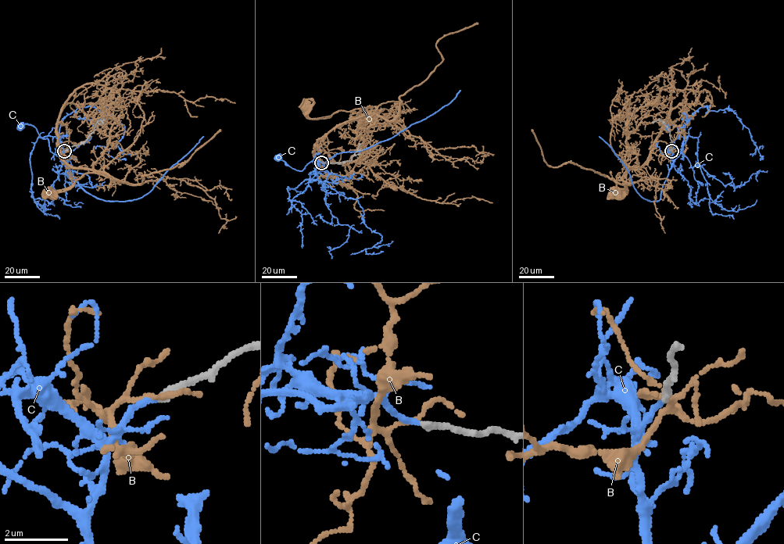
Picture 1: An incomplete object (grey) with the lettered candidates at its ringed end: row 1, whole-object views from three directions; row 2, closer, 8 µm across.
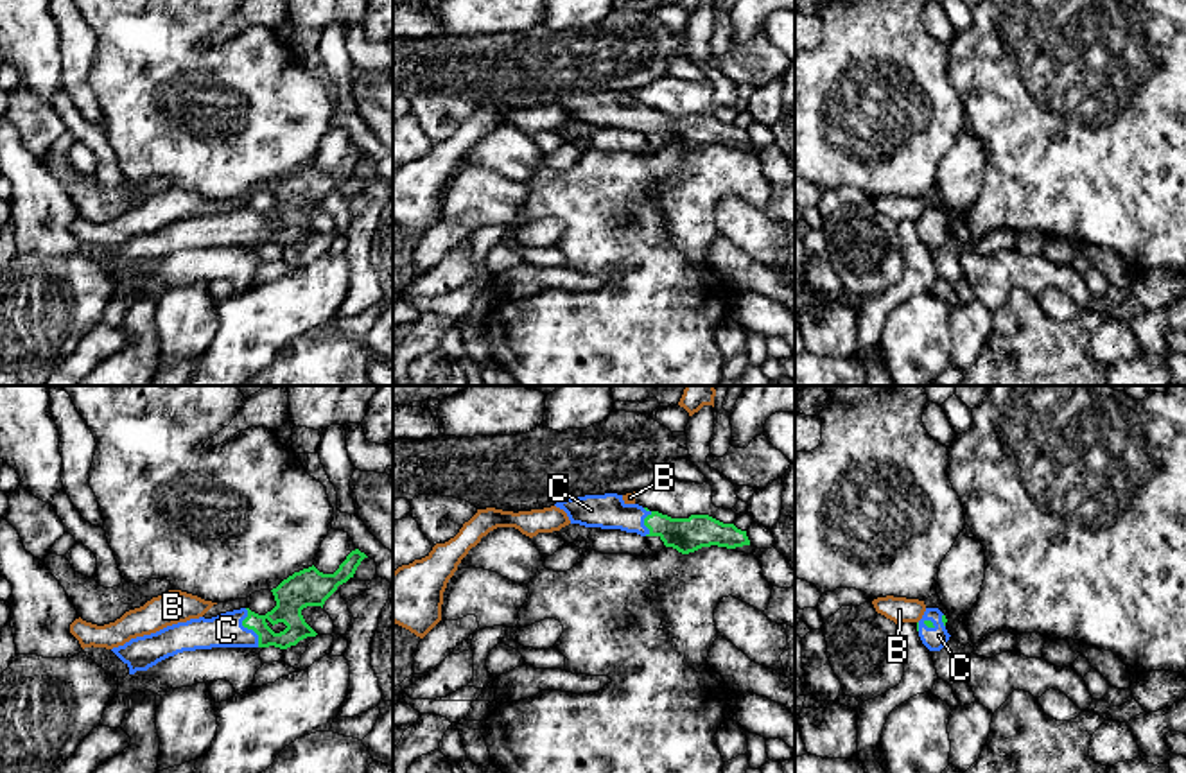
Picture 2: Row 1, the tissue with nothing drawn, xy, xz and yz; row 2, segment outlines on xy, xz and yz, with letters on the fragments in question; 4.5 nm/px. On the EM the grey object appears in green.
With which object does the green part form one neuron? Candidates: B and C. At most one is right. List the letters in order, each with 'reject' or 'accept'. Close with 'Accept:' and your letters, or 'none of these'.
B: reject
C: accept
Accept: C

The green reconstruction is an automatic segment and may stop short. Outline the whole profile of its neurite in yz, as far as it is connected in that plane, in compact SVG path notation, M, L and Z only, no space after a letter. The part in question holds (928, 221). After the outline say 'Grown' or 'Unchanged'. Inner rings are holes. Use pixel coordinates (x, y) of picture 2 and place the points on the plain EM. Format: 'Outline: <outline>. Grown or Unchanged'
Outline: M926 206L917 221L919 235L929 249L940 249L947 242L951 233L946 228L946 221L947 217L938 206Z. Grown

